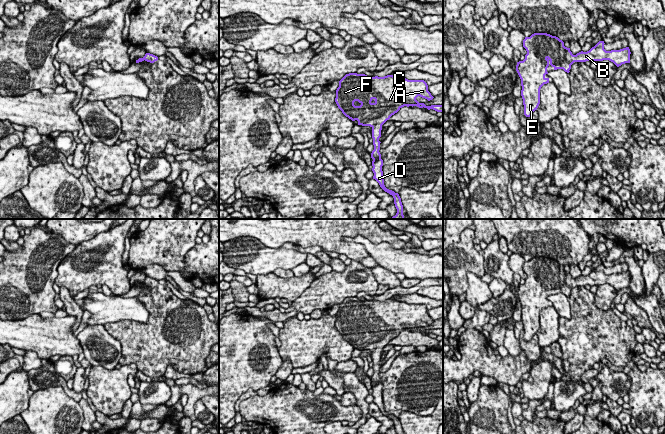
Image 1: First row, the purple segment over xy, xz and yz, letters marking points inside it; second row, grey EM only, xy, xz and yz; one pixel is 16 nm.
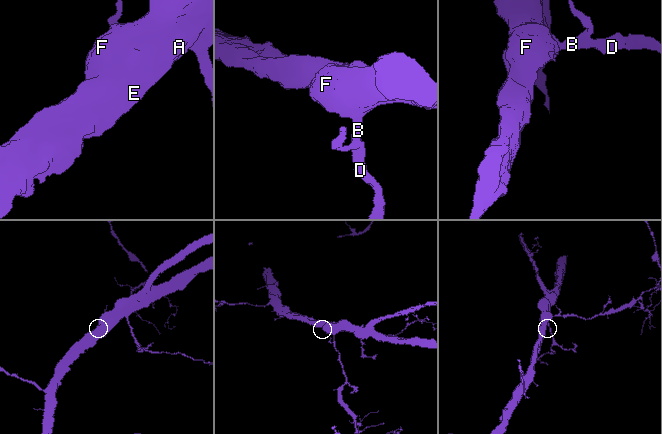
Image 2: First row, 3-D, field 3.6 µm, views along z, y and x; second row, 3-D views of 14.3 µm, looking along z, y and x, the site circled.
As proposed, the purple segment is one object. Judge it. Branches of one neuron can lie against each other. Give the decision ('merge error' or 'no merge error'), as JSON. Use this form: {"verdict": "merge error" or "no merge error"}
{"verdict": "no merge error"}

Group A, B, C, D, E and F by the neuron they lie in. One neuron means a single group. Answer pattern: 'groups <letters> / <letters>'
groups A B C D E F

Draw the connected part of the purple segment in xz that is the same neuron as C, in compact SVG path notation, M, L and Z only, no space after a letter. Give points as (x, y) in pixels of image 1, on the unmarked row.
M349 297L339 305L336 314L335 326L342 337L352 345L357 344L358 349L372 352L373 403L385 416L393 420L397 434L403 434L403 429L399 418L384 409L379 362L382 349L404 330L443 336L443 329L426 330L416 324L418 320L428 325L434 322L424 304L408 304L393 299L369 301L365 298Z

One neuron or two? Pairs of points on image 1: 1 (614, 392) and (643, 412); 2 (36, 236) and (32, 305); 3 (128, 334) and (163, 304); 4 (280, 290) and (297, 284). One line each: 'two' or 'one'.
1: two
2: one
3: one
4: one

